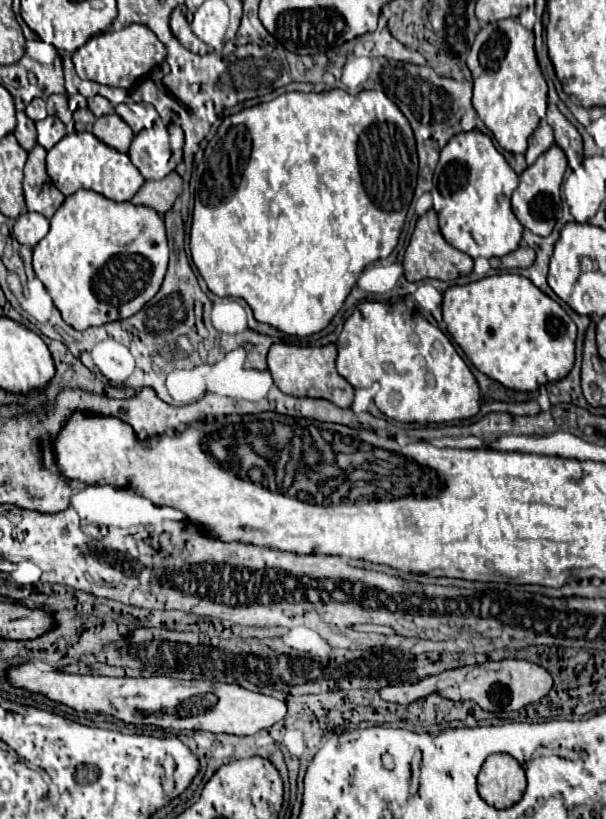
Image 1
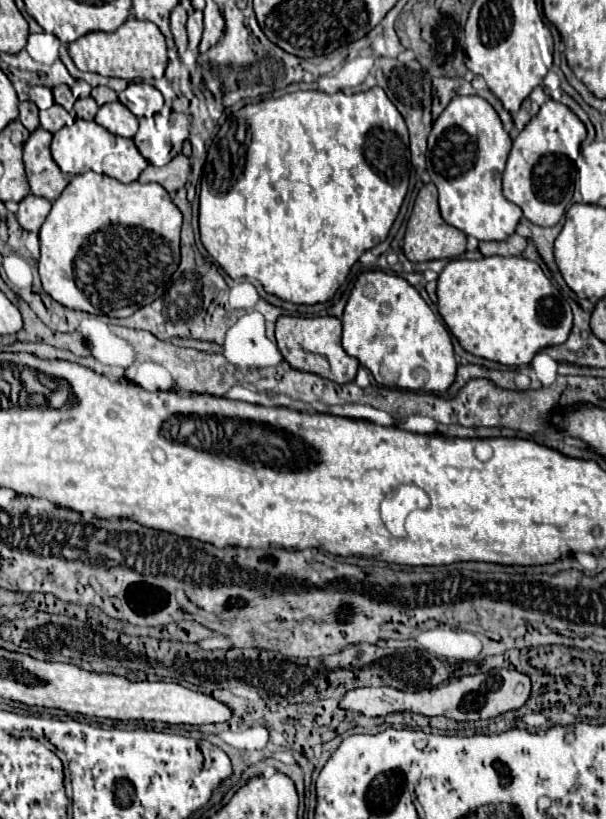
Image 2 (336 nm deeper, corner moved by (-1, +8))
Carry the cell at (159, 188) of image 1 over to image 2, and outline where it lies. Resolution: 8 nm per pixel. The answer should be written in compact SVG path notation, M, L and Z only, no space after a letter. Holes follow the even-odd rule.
M180 153L167 166L157 168L149 164L141 172L139 182L159 182L167 192L177 192L179 188L185 186L189 174L191 174L191 162L187 156Z

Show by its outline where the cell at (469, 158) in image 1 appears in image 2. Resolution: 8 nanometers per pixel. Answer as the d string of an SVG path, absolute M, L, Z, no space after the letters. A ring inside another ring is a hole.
M455 96L449 102L441 116L433 122L427 146L427 172L431 176L431 182L439 190L439 208L445 222L463 230L469 236L475 236L477 240L505 240L515 232L523 216L521 208L511 204L501 192L501 174L509 152L511 138L487 100L483 100L481 96Z

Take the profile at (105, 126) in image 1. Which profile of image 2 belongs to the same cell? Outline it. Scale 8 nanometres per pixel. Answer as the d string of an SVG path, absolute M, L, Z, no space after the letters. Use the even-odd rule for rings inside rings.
M119 102L103 104L95 116L95 122L107 128L111 134L123 136L123 138L133 138L137 132L135 116L127 112L127 108L123 108L123 104Z

